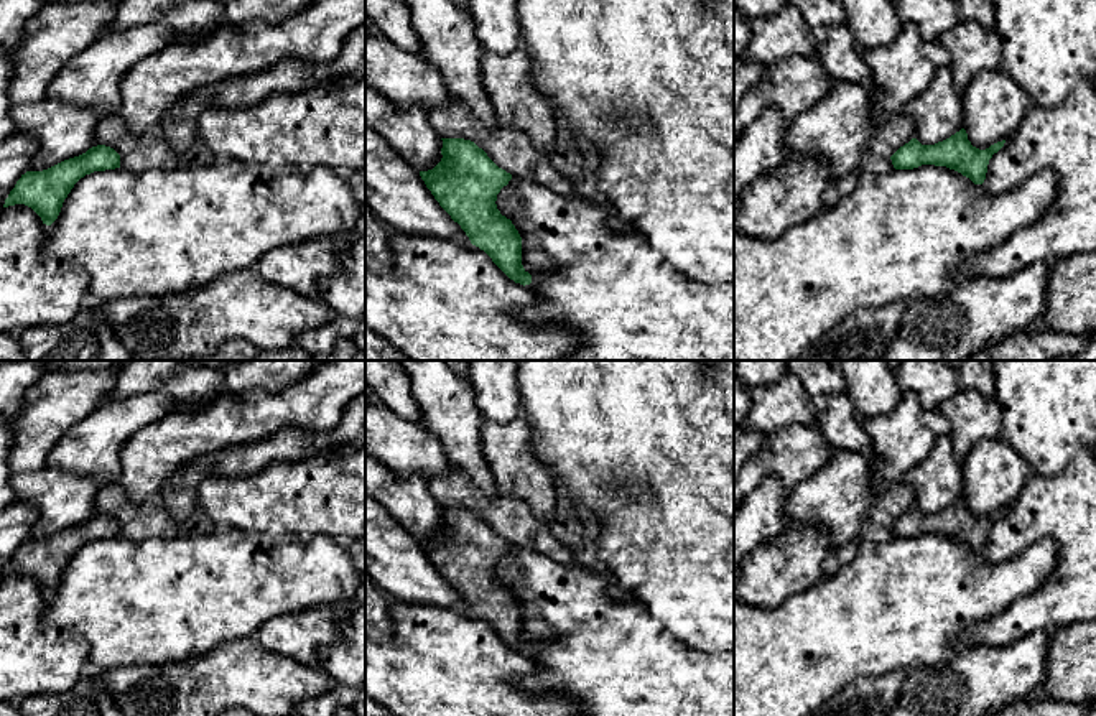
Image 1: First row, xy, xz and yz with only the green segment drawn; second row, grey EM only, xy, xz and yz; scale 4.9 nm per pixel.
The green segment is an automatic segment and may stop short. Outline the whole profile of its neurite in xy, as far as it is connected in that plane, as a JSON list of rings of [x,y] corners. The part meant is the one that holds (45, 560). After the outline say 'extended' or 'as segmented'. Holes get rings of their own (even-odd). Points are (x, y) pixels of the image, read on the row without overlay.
[[[105,514],[89,517],[86,522],[64,528],[43,540],[26,540],[5,568],[3,576],[25,573],[51,594],[74,553],[94,540],[120,537],[120,523]]]; as segmented

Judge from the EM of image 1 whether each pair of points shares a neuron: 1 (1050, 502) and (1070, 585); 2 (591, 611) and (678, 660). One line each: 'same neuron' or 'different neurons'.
1: same neuron
2: same neuron

